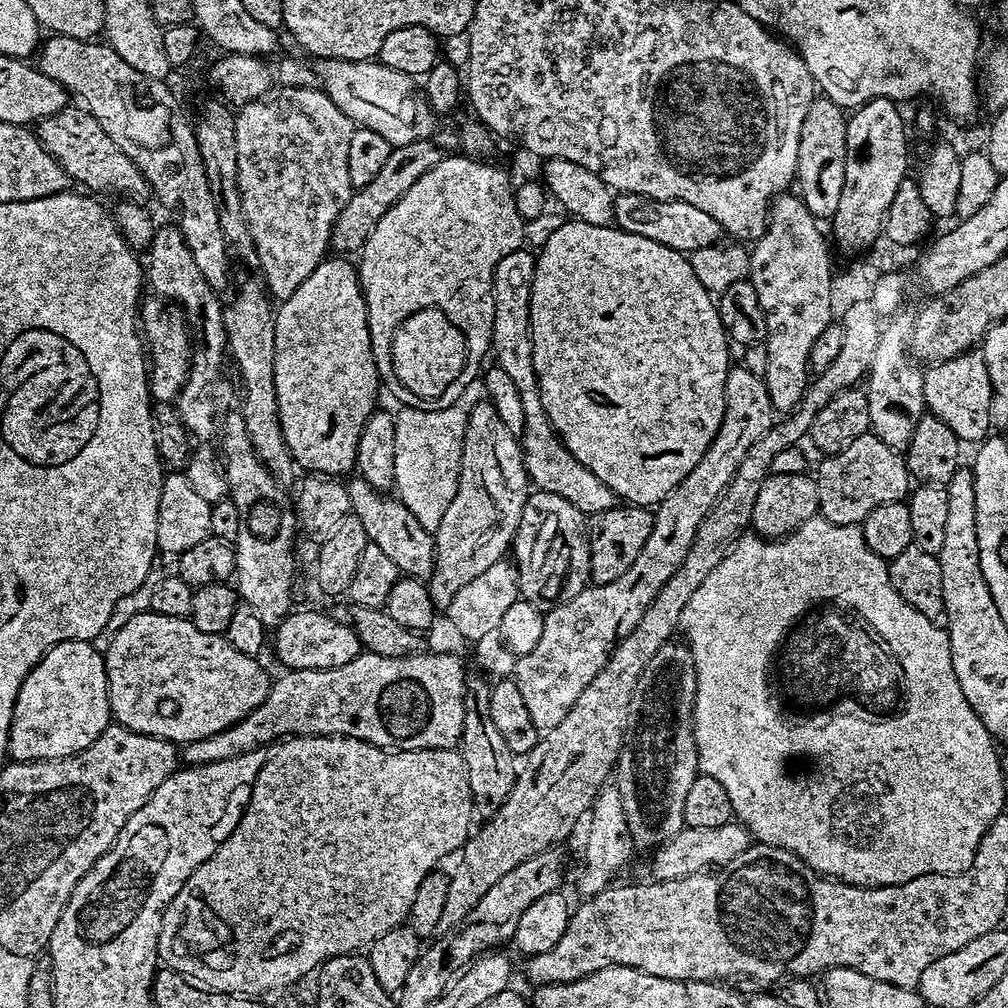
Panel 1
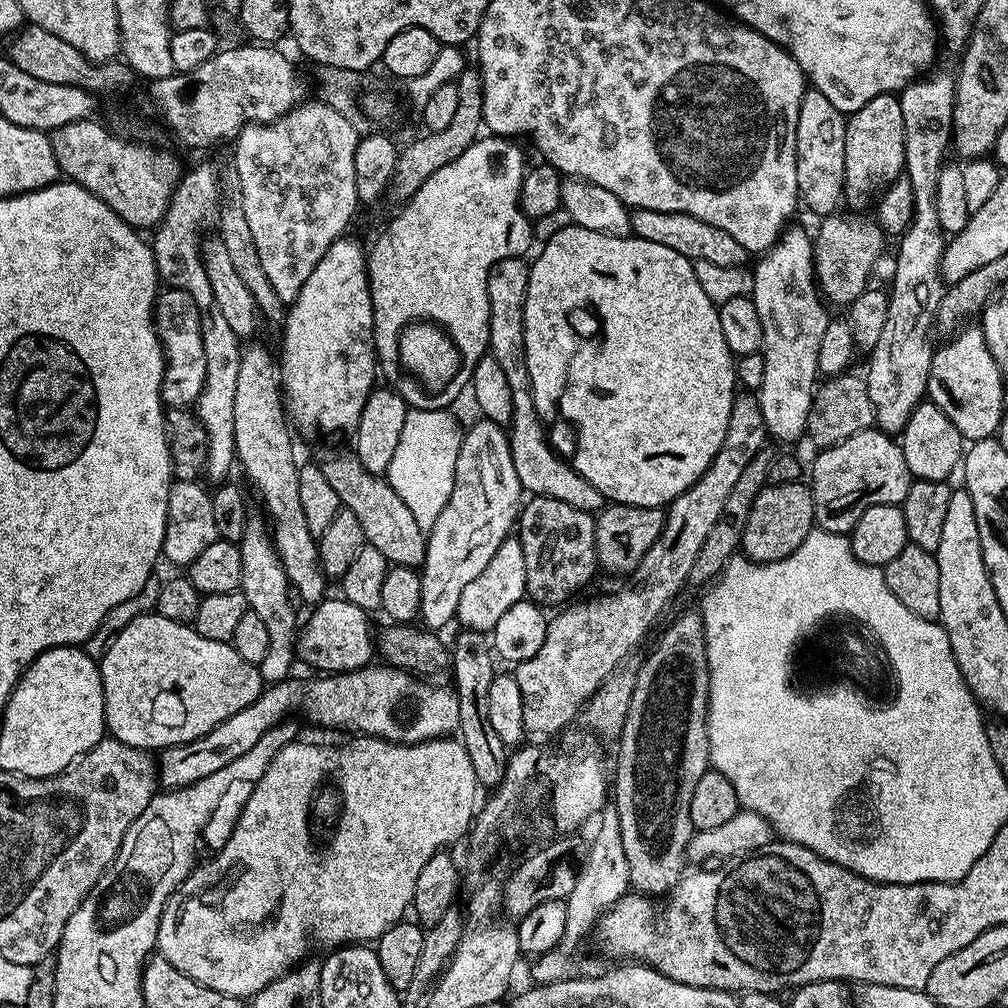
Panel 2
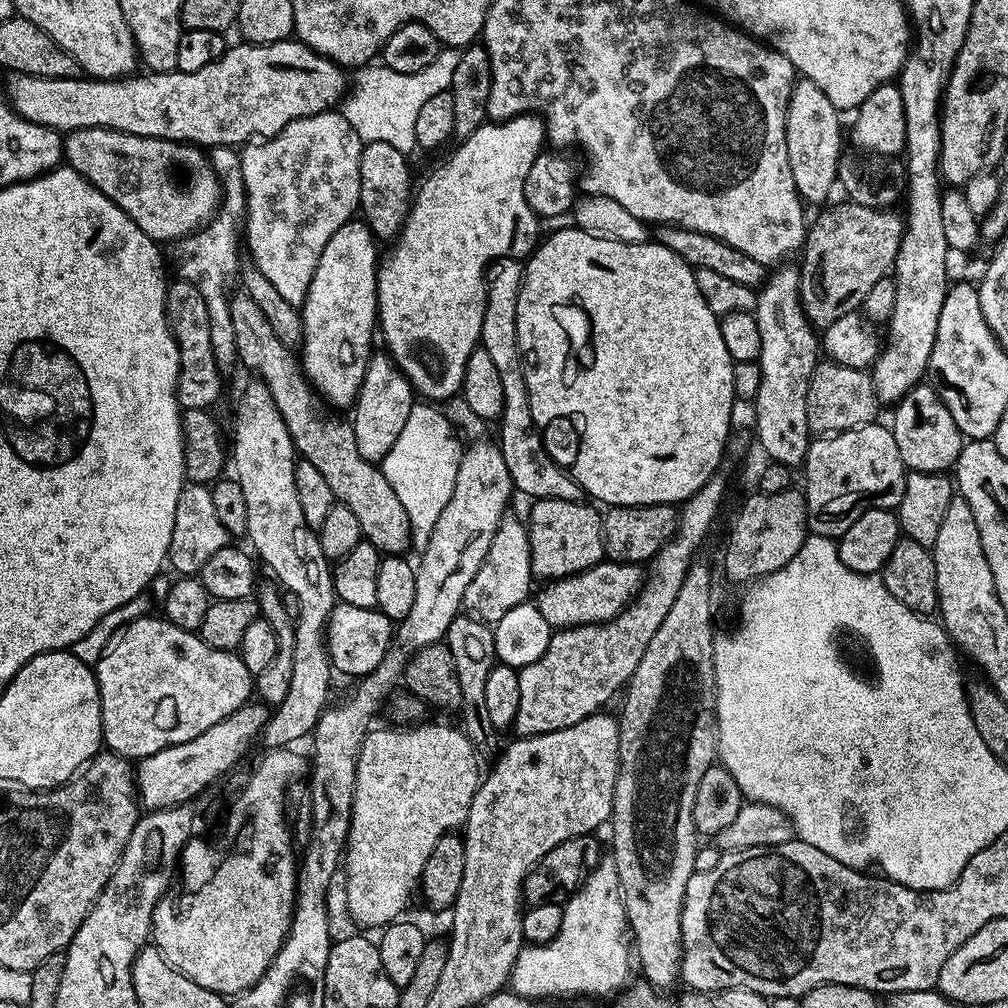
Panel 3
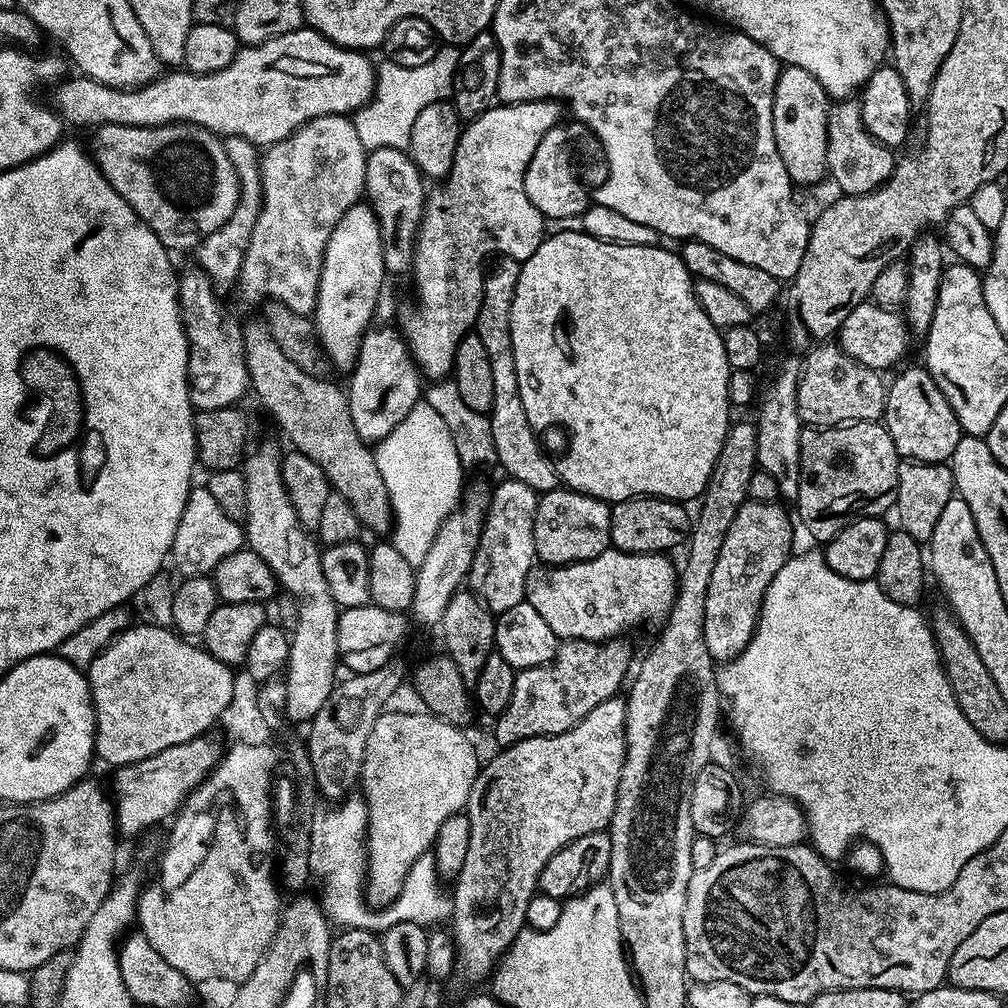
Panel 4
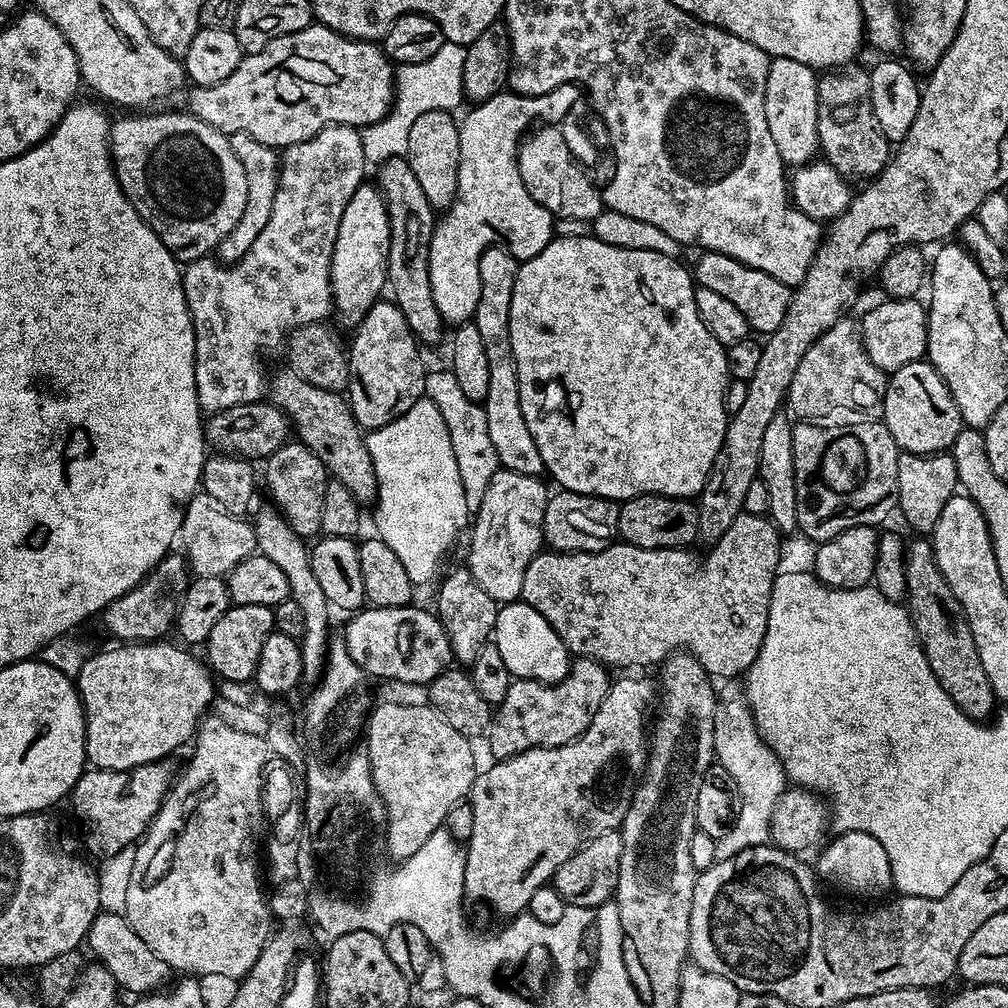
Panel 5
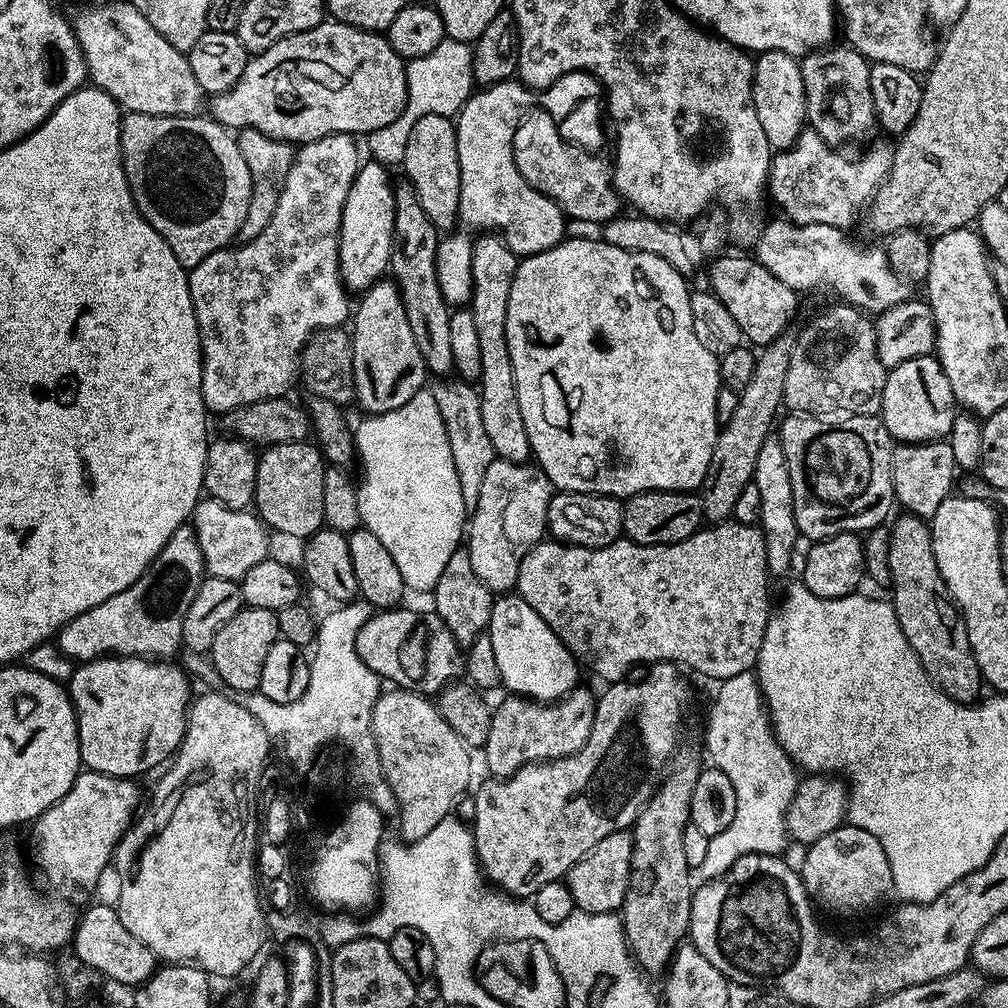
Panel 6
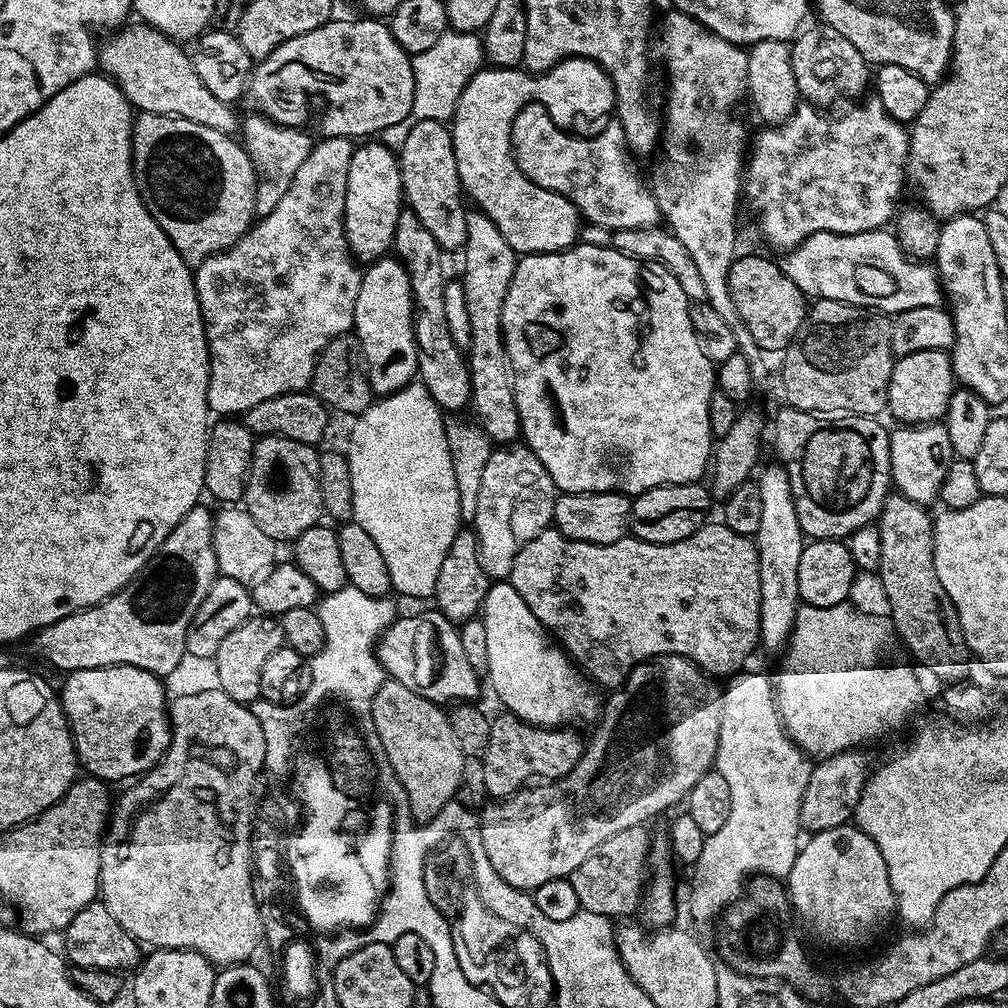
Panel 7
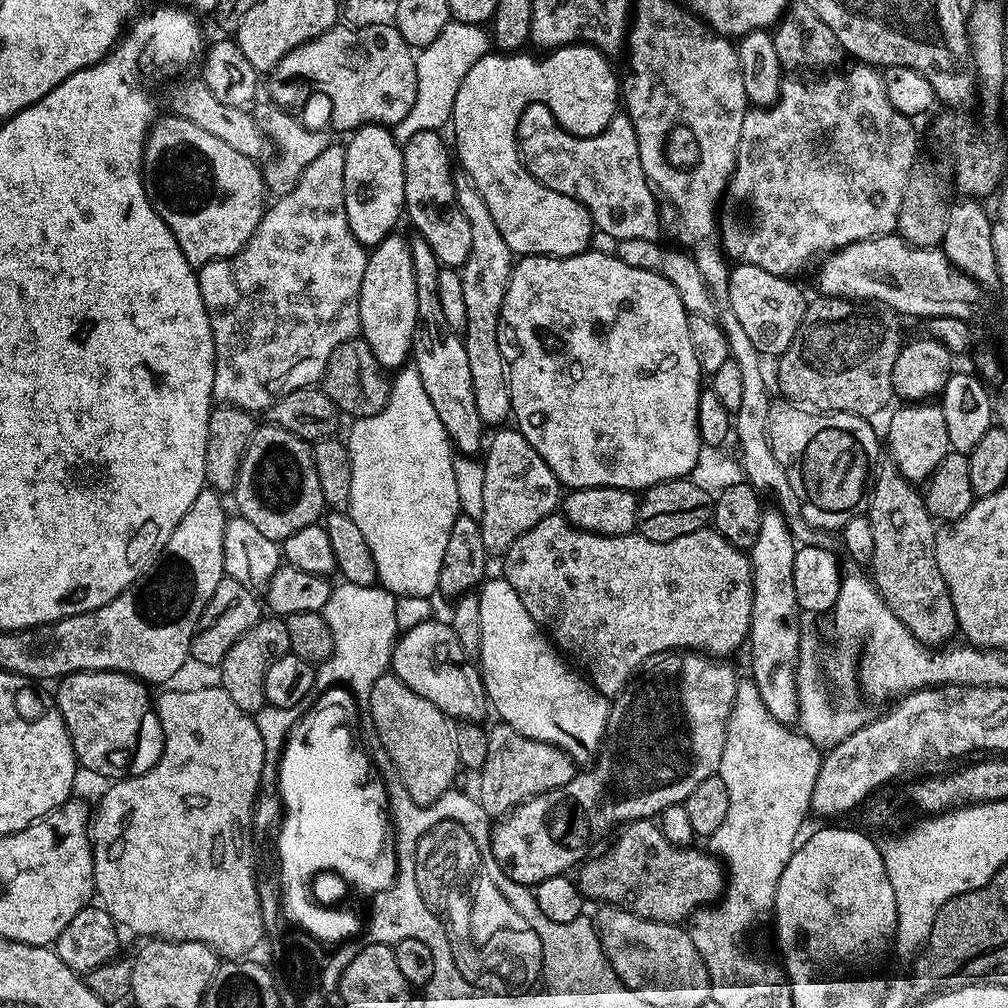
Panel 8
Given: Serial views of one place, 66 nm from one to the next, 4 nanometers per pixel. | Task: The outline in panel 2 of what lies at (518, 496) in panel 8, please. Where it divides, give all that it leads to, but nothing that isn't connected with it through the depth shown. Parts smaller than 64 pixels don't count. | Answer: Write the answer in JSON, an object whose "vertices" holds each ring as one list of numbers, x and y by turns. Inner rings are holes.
{"vertices":[[509,534,487,563,482,574,474,581,467,583,466,588,458,601,455,619,464,628,491,633,494,626,502,619,502,614,510,610,517,602,525,599,528,587,526,586,526,557,522,555,522,542,519,535]]}

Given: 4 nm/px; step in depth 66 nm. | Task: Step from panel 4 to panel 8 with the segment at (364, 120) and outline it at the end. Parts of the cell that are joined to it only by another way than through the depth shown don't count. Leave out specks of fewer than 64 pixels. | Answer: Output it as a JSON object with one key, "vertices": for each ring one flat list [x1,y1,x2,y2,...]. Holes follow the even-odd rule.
{"vertices":[[451,20,430,46,417,53,418,94,410,112,392,128,393,136,399,144,403,146,422,130,441,131,442,126,445,127,451,121,454,99,463,79,470,72,470,67,489,53,491,46,489,33,481,25]]}

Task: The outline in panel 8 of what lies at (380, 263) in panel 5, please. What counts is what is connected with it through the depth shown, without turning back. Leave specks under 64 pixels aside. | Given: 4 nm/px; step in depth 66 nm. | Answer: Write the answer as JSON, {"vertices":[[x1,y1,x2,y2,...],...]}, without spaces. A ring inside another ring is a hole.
{"vertices":[[367,124,357,128,347,137,344,144,346,154,346,174,344,175,344,209,346,222,350,222,350,230,354,238,371,250,382,243,388,236,397,231,396,223,402,220,404,211,404,191,406,190,406,174,404,173,404,150,395,140,393,129,382,124]]}

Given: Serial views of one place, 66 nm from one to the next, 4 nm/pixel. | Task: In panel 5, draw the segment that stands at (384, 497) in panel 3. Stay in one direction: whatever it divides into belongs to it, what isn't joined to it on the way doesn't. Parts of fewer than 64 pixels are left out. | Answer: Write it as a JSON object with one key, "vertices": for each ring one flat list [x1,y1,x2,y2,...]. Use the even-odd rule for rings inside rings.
{"vertices":[[283,370,270,380,270,400,282,409,292,422,294,436,305,444,328,468,331,479,342,482,350,494,354,494,361,506,375,501,378,478,374,474,374,462,370,458,365,433,352,416,352,407,341,393,322,390,306,378,298,378,290,370]]}

